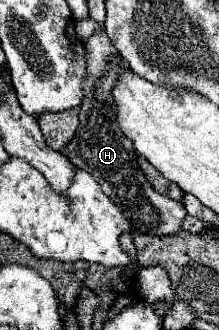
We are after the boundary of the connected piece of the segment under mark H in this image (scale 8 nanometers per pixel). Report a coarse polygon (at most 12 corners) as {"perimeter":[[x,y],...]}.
{"perimeter":[[119,60],[81,102],[67,158],[131,226],[181,230],[187,210],[153,190],[115,122]]}

